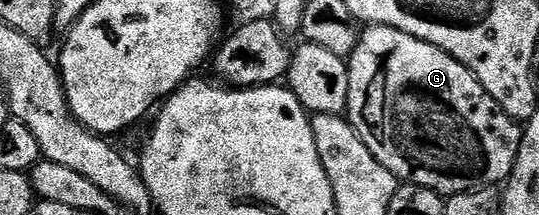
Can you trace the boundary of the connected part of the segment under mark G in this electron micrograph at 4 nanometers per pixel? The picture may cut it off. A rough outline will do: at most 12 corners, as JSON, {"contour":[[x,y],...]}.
{"contour":[[360,30],[349,125],[398,182],[509,180],[522,126],[463,63]]}

